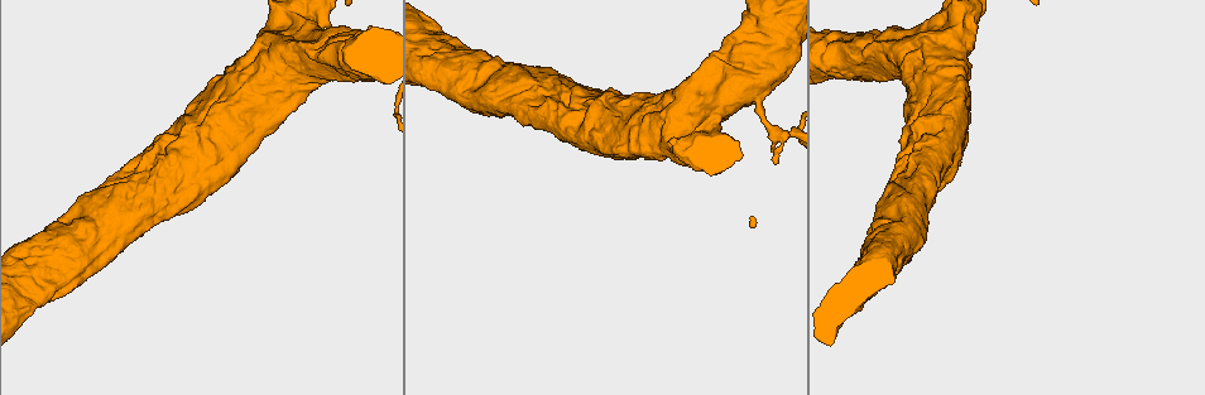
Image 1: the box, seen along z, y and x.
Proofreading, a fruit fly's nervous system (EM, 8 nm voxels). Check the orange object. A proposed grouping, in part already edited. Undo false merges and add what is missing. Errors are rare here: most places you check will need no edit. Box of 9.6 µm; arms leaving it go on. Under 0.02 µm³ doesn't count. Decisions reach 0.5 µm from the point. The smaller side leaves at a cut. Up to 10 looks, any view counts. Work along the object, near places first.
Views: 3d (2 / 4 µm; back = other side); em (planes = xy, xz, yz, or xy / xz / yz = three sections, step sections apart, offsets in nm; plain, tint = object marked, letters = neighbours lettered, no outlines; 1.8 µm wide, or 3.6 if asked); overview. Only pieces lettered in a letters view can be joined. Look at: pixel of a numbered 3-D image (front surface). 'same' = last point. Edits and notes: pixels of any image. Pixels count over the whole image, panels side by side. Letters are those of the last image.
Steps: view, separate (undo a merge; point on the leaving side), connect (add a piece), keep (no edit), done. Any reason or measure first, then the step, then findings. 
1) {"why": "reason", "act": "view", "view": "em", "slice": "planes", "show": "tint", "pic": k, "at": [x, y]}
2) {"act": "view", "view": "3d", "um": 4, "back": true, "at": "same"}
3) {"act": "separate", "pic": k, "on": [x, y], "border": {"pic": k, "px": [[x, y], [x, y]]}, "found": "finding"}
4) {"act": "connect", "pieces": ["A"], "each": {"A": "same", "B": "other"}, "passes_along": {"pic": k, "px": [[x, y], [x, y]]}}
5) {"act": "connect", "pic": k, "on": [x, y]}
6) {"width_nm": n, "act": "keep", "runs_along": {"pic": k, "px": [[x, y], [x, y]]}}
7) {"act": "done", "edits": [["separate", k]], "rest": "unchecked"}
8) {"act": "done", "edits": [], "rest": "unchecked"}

{"why": "tapers out", "act": "view", "view": "em", "slice": "planes", "show": "tint", "pic": 1, "at": [370, 25]}

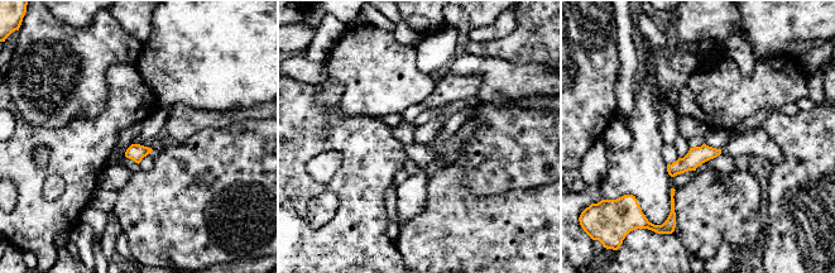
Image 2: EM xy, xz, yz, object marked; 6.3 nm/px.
{"why": "see the neighbours", "act": "view", "view": "em", "slice": "planes", "show": "letters", "at": "same"}

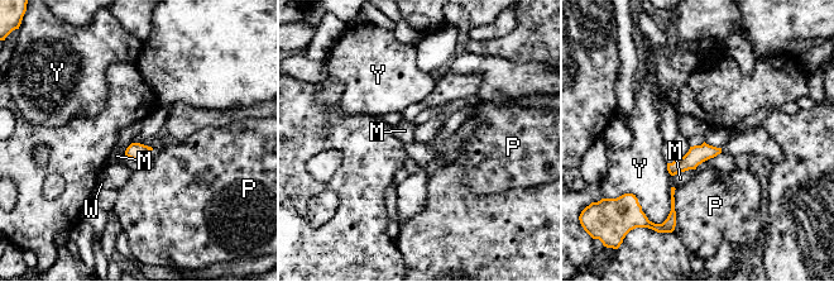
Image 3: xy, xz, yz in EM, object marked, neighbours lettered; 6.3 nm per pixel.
{"longest_contact_nm": ["P", 240], "act": "keep", "each": {"M": "other", "P": "other", "W": "other", "Y": "other"}, "runs_along": {"pic": 3, "px": [[717, 151], [699, 153], [671, 170]]}, "found": "none of them fits"}

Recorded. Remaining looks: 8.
{"why": "thick end", "act": "view", "view": "3d", "um": 4, "pic": 1, "at": [533, 110]}

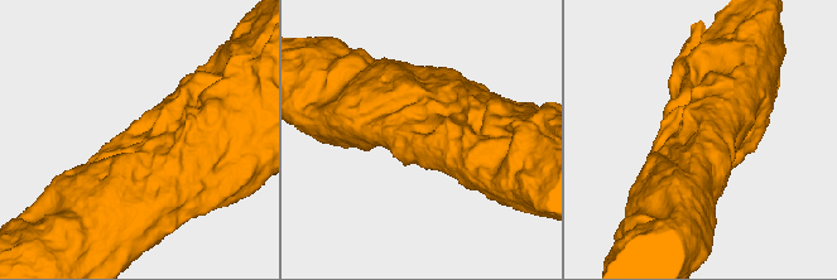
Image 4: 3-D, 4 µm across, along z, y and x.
{"why": "need the tissue", "act": "view", "view": "em", "um": 3.6, "slice": "planes", "show": "tint", "pic": 4, "at": [417, 139]}

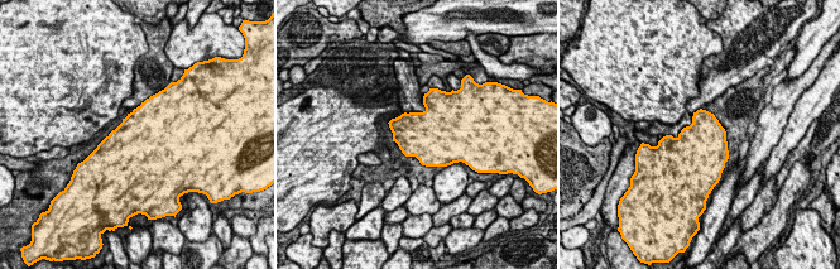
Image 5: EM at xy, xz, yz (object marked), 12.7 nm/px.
{"why": "see the neighbours", "act": "view", "view": "em", "um": 3.6, "slice": "planes", "show": "letters", "at": "same"}

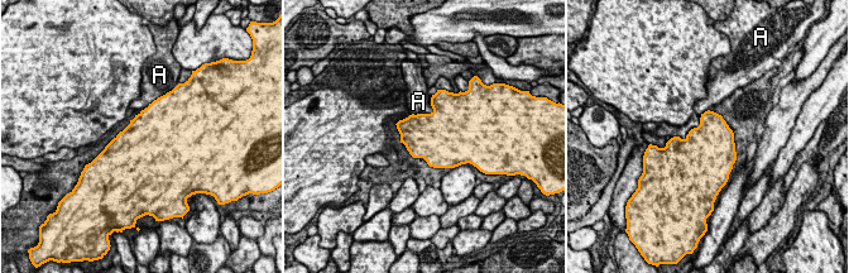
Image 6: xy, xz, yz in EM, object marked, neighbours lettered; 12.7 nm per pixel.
{"width_nm": 600, "act": "keep", "each": {"A": "other"}, "border": {"pic": 6, "px": [[708, 109], [684, 138], [671, 138]]}, "found": "no lettered piece goes on from it"}

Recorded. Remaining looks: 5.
{"why": "thick turns thin", "act": "view", "view": "em", "slice": "planes", "show": "letters", "pic": 1, "at": [36, 290]}

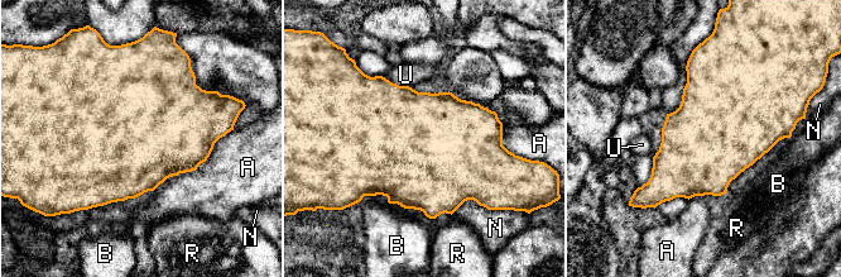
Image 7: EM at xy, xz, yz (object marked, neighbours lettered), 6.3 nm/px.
{"longest_contact_nm": ["A", 600], "act": "keep", "each": {"A": "other", "B": "other", "N": "other", "R": "other", "U": "other"}, "border": {"pic": 7, "px": [[229, 132], [195, 170], [153, 190]]}, "found": "one cell here"}

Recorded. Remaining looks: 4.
{"act": "done", "edits": [], "rest": "unchecked"}

